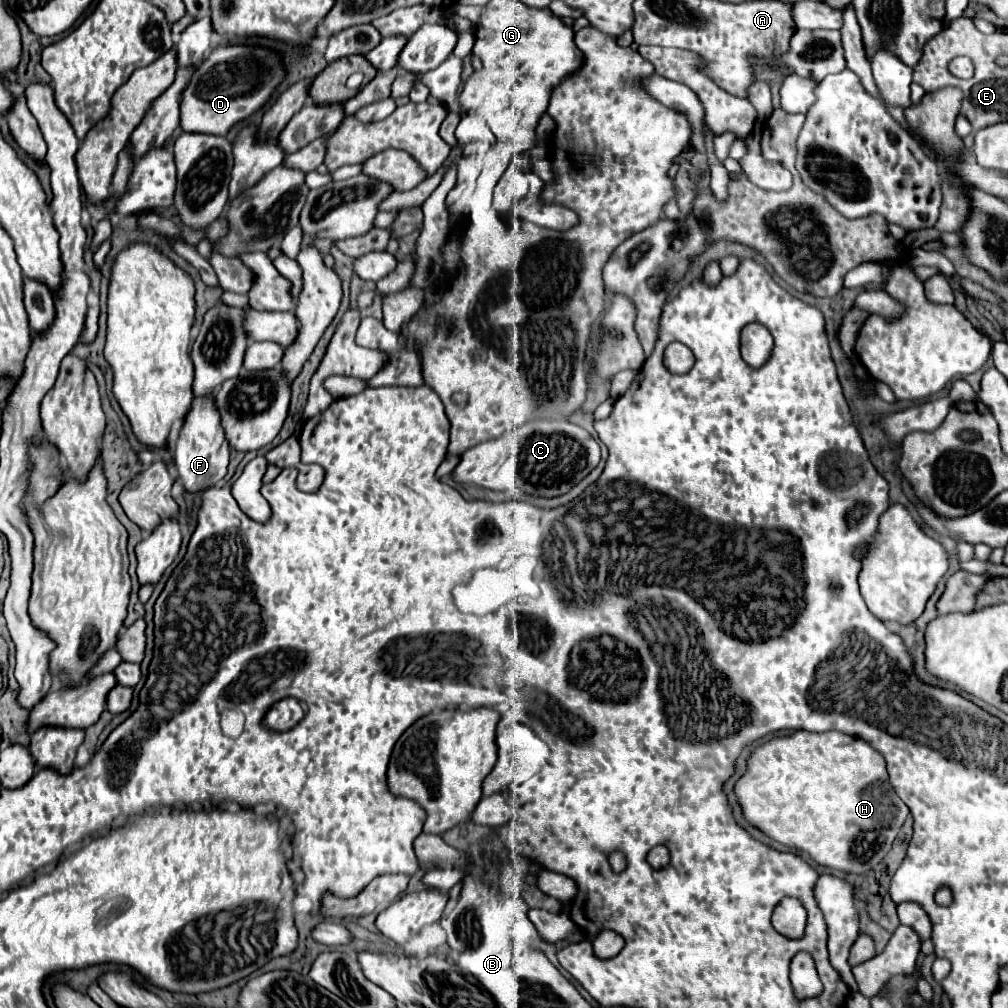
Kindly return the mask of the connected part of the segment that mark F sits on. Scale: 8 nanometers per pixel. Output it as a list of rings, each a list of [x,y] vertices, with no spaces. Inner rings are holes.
[[[213,394],[195,396],[191,402],[191,410],[187,412],[175,442],[175,466],[177,466],[179,478],[185,484],[185,490],[197,492],[221,482],[227,474],[229,454],[231,454],[231,448],[229,448],[229,442],[225,440],[225,432],[215,408]]]

